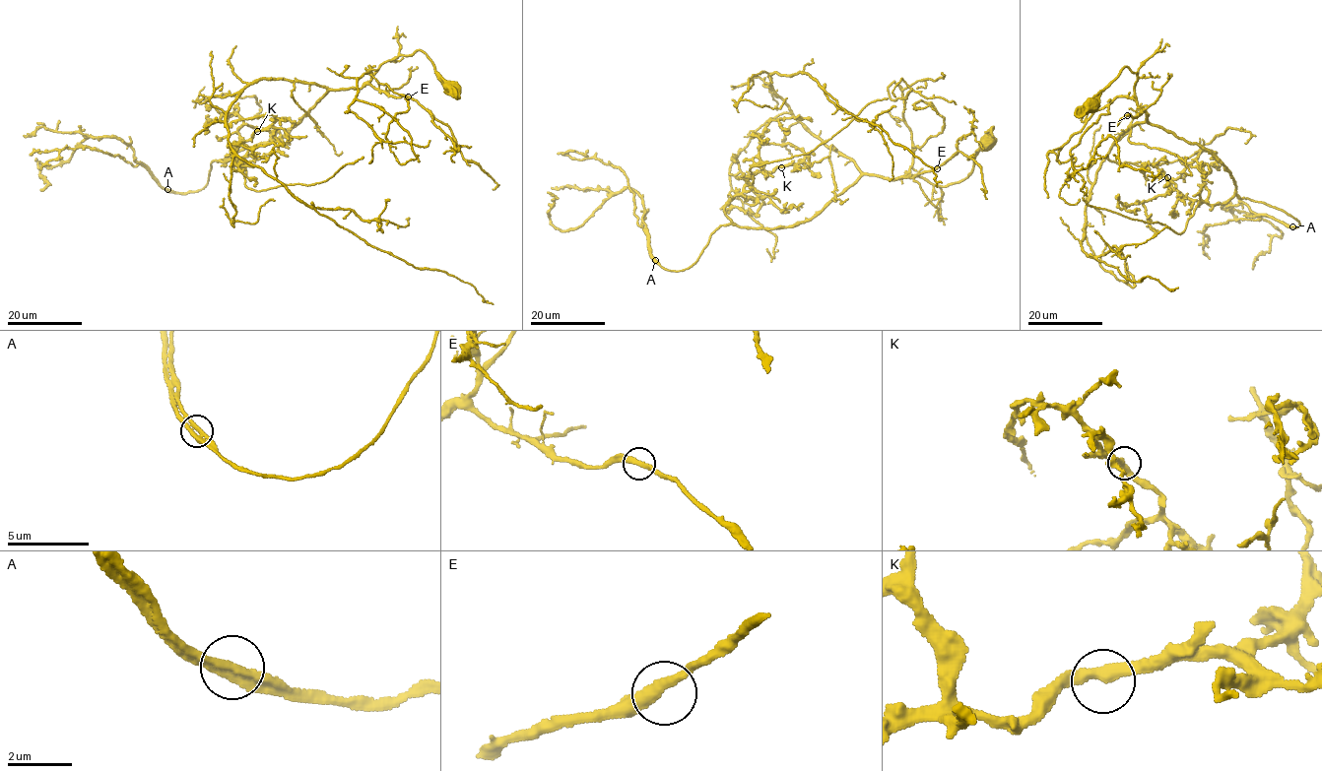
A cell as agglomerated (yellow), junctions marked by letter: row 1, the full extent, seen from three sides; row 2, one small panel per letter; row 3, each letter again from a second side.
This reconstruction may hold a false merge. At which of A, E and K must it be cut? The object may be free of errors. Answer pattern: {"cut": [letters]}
{"cut": ["A"]}

